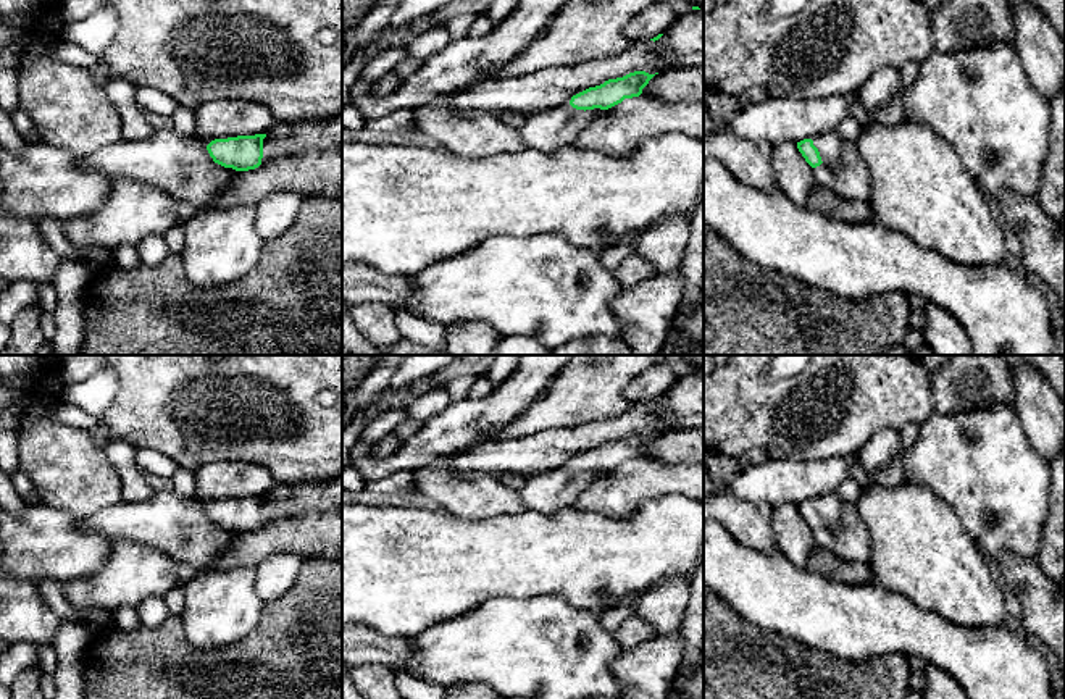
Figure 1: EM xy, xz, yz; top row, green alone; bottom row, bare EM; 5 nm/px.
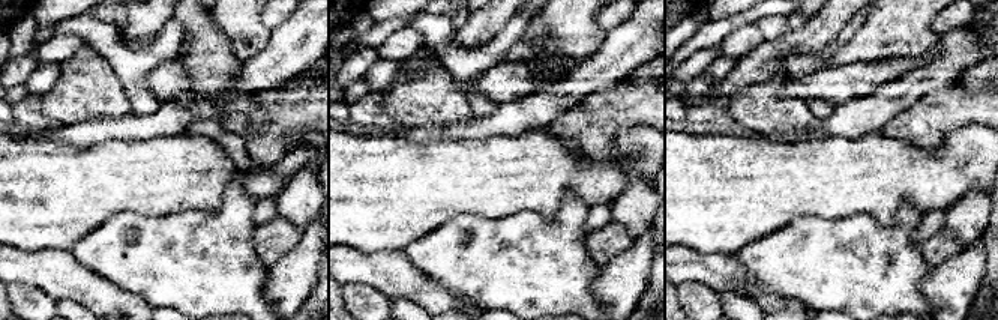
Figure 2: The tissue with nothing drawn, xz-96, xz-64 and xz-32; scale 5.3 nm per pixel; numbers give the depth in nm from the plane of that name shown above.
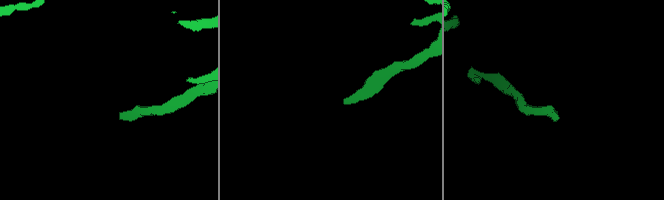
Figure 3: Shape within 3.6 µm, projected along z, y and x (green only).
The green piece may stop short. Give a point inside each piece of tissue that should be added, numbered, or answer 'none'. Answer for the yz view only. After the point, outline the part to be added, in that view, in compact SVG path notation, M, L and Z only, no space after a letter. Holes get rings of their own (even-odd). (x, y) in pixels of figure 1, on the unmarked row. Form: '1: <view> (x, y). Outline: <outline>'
1: yz (830, 506). Outline: M836 494L815 497L812 502L825 526L836 528L841 523L842 500Z

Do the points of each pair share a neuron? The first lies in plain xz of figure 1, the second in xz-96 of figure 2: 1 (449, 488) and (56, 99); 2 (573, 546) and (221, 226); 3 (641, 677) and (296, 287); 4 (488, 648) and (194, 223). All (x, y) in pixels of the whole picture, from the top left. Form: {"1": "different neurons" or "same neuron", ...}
{"1": "same neuron", "2": "different neurons", "3": "same neuron", "4": "same neuron"}

